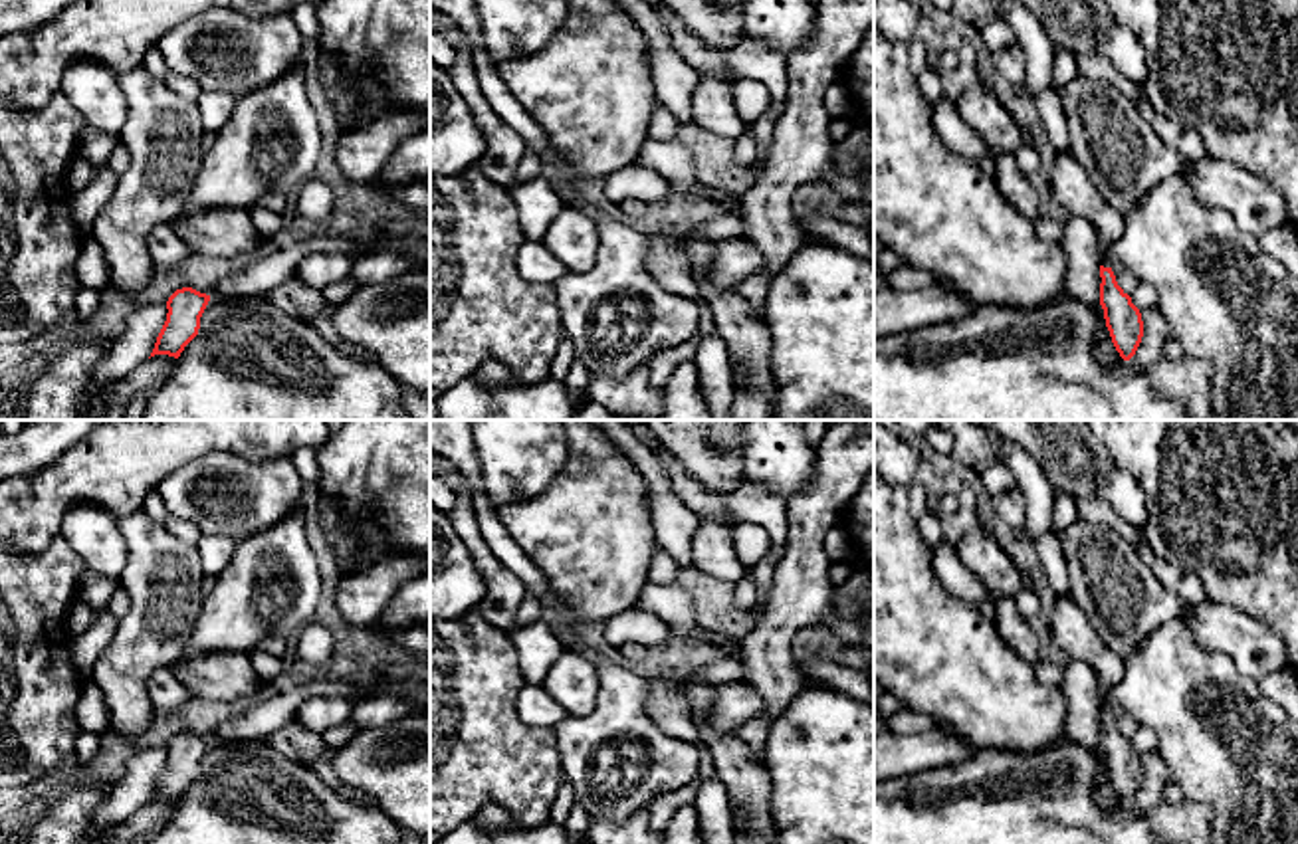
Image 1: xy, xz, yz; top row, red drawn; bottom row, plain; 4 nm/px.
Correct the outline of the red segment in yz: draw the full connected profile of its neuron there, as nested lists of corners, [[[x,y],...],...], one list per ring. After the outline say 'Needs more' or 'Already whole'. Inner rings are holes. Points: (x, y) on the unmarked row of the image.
[[[1070,594],[1056,596],[1050,612],[1050,632],[1068,660],[1086,662],[1096,672],[1100,682],[1100,749],[1116,794],[1124,804],[1130,804],[1141,787],[1143,765],[1110,711],[1110,689],[1122,680],[1126,660],[1104,644]]]. Needs more

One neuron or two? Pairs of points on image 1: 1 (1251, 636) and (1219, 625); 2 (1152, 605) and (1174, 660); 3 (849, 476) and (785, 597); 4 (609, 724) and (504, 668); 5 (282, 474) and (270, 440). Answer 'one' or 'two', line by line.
1: one
2: two
3: one
4: two
5: two

